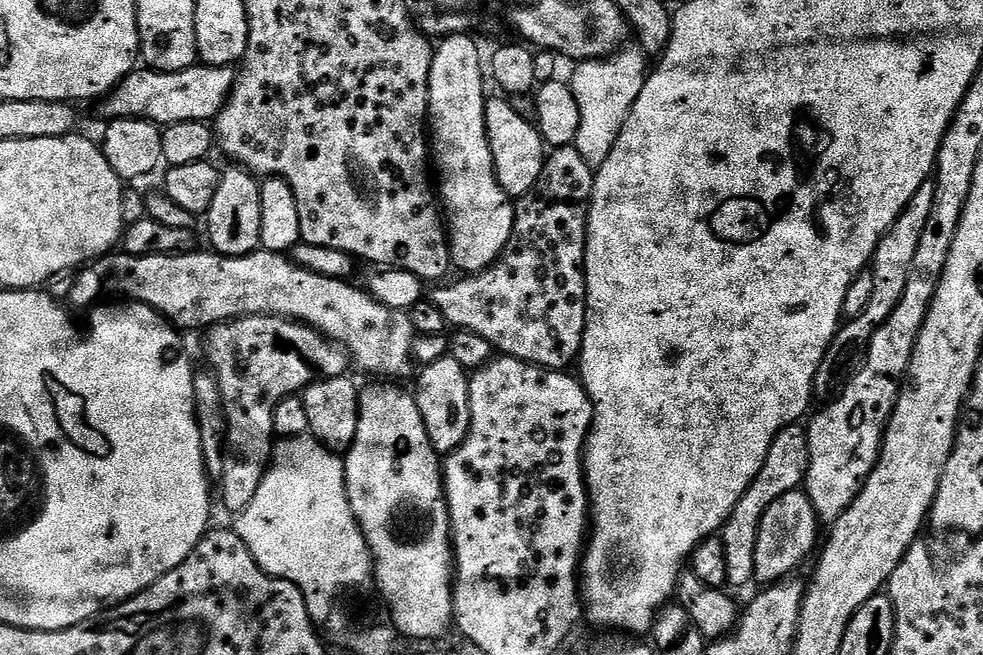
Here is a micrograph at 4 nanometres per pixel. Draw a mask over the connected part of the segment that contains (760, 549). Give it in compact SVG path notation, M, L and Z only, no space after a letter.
M797 490L790 494L782 494L760 523L758 530L758 544L754 550L754 566L756 567L755 579L768 580L764 582L779 582L791 577L792 572L808 555L817 547L816 544L816 524L818 517L812 508L812 503L808 501L808 493Z

